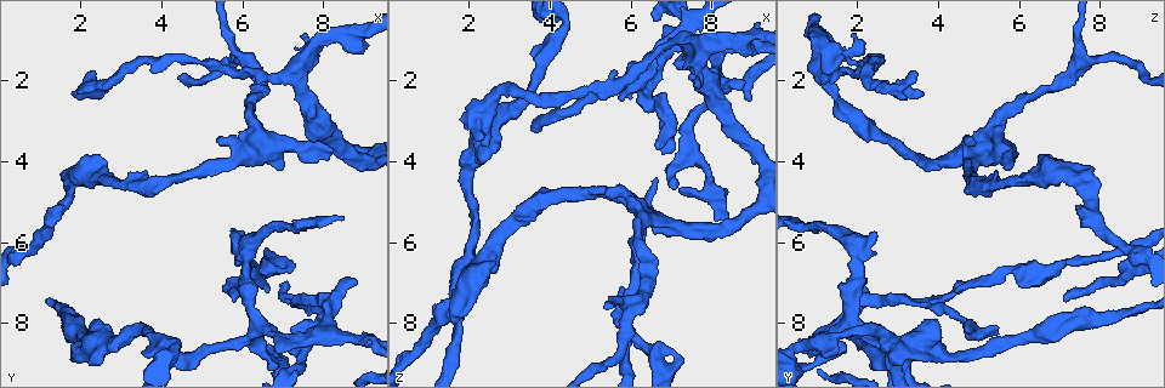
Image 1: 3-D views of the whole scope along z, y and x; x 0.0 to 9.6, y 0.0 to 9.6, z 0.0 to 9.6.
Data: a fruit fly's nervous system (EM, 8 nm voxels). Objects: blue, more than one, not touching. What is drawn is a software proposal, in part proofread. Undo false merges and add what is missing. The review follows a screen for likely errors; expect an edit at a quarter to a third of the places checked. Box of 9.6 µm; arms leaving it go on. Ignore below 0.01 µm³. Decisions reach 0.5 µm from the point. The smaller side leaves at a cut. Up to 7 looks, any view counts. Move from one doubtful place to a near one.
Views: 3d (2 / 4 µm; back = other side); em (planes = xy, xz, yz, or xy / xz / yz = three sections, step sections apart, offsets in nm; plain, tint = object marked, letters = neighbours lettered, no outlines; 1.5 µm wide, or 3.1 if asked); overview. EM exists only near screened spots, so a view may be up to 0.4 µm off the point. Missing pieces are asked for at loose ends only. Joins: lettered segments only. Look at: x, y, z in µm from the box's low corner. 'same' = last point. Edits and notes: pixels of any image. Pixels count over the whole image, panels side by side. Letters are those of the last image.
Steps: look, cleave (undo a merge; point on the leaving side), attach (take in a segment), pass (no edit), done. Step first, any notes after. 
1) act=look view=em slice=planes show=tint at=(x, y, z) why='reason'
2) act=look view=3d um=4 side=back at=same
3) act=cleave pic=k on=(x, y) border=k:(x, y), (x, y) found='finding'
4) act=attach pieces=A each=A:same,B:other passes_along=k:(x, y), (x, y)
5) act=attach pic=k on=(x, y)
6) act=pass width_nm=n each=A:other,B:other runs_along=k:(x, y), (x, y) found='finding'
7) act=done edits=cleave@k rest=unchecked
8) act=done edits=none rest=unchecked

act=look view=em slice=planes show=letters at=(5.55, 1.45, 1.80) why='branch stops here'

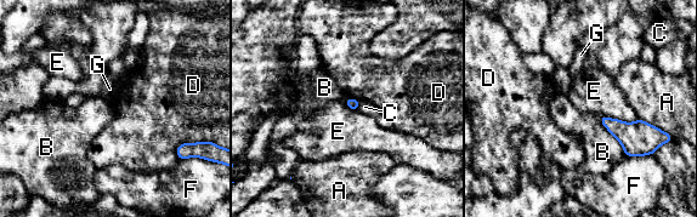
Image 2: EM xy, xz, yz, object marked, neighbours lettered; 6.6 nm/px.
act=pass each=A:other,B:other,C:other,D:other,E:other,F:other,G:other border=2:(602, 114), (624, 121), (638, 119) found='none of them fits'

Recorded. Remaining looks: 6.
act=look view=em slice=planes show=letters at=(2.25, 9.10, 3.05) why='an open end'

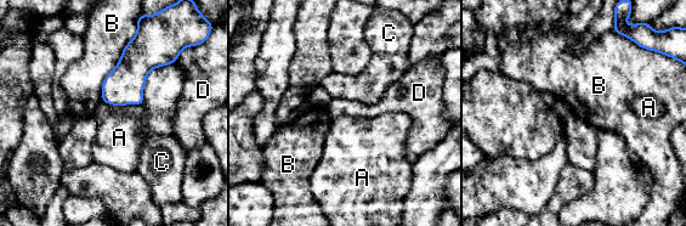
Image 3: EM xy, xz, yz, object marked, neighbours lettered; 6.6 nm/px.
act=pass longest_contact=B:500nm each=A:other,B:other,C:other,D:other border=3:(175, 61), (148, 73), (141, 103) found='none of them fits'

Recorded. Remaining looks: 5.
act=look view=3d um=2 side=back at=(2.90, 4.50, 5.55) why='narrows sharply'

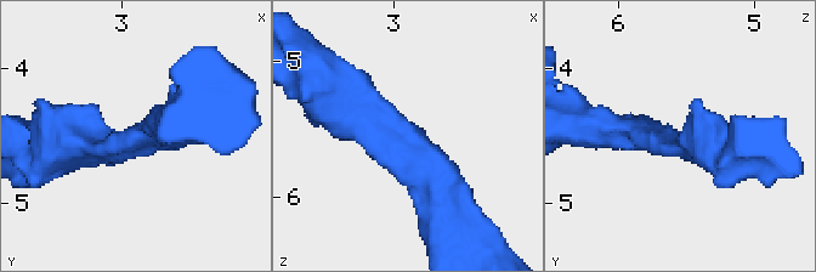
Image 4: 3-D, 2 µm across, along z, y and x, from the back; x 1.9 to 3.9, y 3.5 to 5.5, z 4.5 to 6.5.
act=look view=em slice=planes show=letters at=(2.90, 4.54, 5.60) arm_widths_nm=300,320 why='shape alone is not enough'

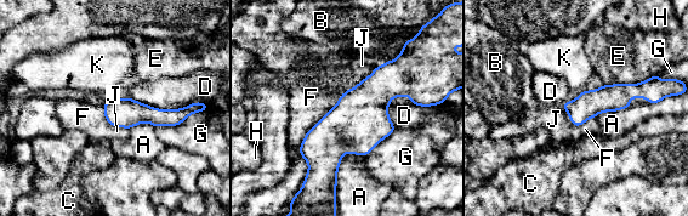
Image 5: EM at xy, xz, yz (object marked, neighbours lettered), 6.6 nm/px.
act=pass each=A:other,B:other,C:other,D:other,E:other,F:other,G:other,H:other,J:other,K:other border=5:(129, 96), (158, 108), (209, 107) found='continuous, no second neuron'

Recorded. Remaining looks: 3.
act=done edits=none rest=unchecked

